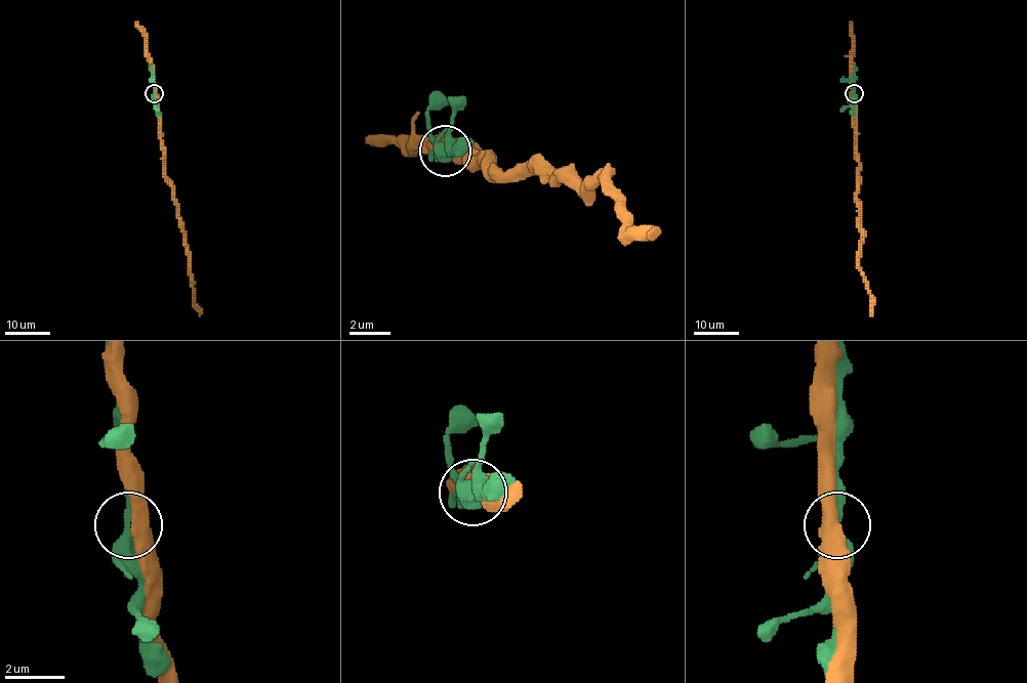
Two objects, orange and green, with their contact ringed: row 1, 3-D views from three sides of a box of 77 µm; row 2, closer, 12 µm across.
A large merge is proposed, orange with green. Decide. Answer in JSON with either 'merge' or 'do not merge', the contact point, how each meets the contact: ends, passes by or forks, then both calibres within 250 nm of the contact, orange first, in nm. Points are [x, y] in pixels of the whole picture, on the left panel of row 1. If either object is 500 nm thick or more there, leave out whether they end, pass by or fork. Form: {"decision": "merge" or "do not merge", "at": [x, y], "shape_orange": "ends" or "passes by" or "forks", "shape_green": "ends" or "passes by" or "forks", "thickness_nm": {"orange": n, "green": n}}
{"decision": "merge", "at": [154, 93], "thickness_nm": {"orange": 500, "green": 360}}

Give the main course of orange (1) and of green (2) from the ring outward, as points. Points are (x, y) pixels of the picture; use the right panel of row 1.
1: (854, 93), (858, 226), (862, 231), (859, 270), (871, 298), (872, 316)
2: (854, 93), (854, 65)

